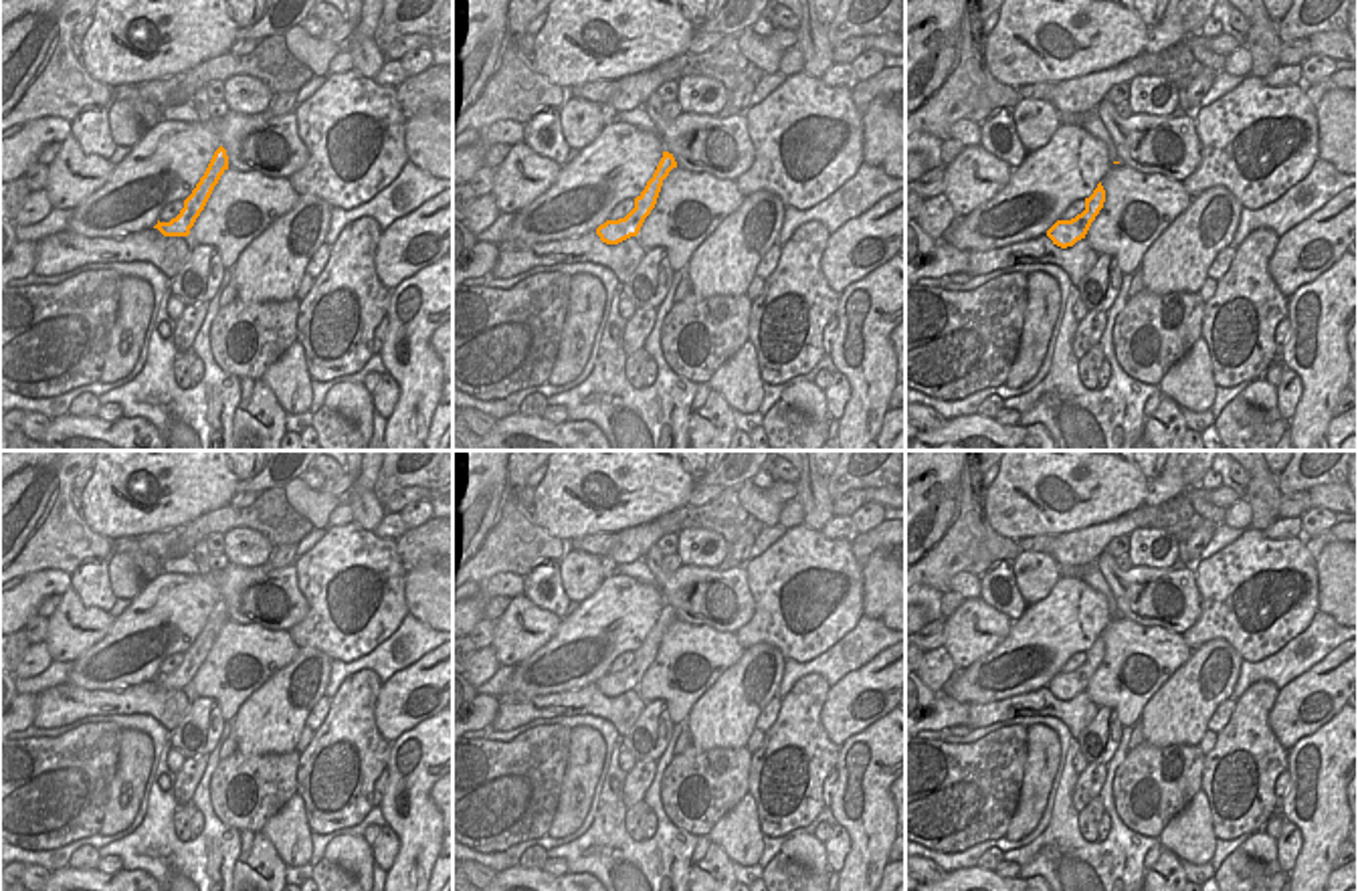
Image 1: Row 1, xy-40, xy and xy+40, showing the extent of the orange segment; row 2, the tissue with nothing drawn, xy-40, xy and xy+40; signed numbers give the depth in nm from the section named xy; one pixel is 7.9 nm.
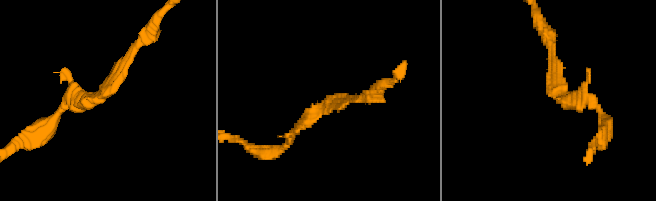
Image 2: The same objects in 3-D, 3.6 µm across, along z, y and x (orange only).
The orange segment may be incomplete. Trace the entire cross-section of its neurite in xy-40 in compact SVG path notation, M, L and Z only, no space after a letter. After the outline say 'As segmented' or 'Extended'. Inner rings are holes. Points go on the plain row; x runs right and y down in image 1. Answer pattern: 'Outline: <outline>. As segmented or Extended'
Outline: M220 598L214 604L210 616L208 616L204 628L200 630L200 634L196 636L196 640L184 653L184 661L180 663L180 667L176 671L172 671L170 675L158 673L158 677L154 681L158 681L164 689L188 689L196 671L204 663L214 638L218 636L220 628L226 622L228 622L228 608L226 608L226 602Z. As segmented.

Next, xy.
Outline: M663 604L663 610L653 626L653 630L647 634L645 642L635 651L635 661L618 673L606 673L596 681L596 687L606 697L618 697L630 689L637 689L645 671L651 667L651 663L657 657L663 632L669 628L669 624L677 620L677 614L673 606Z. As segmented.

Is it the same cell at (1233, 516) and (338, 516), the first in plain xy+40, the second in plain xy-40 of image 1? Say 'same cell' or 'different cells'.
same cell

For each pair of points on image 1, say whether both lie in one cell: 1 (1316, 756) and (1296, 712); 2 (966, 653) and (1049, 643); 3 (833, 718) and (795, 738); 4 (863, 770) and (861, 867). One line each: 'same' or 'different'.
1: different
2: different
3: different
4: same

